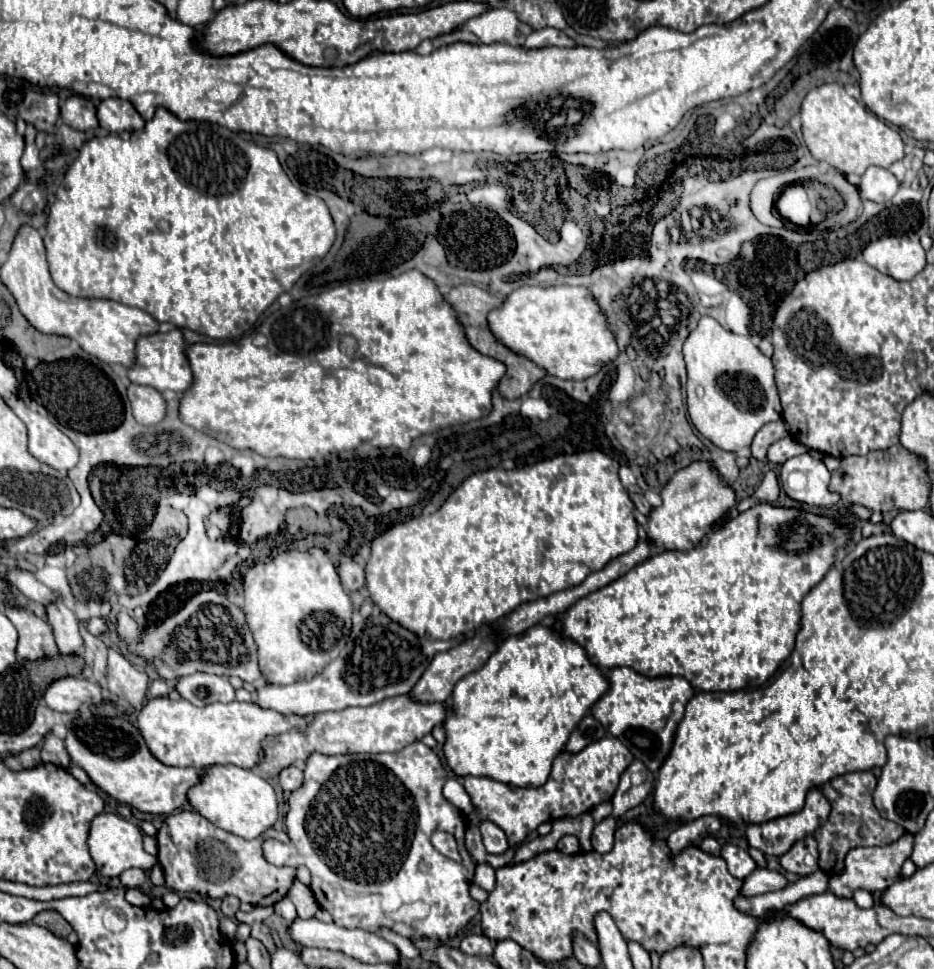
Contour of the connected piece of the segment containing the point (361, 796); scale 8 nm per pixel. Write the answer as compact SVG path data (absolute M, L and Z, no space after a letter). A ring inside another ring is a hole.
M414 741L396 753L352 753L336 757L312 753L306 759L304 783L300 789L292 791L288 799L290 809L284 823L290 837L290 855L266 855L266 861L278 867L298 863L306 865L312 873L310 889L318 905L326 909L340 927L372 933L380 927L390 927L400 935L428 937L446 943L478 913L480 907L480 903L470 897L476 861L464 845L466 815L444 799L442 787L446 779L448 773L440 757L422 741ZM434 829L446 829L456 837L462 863L444 857L432 847L430 835ZM418 901L428 905L428 915L424 919L414 919L410 925L404 925L390 917L390 913L400 907Z

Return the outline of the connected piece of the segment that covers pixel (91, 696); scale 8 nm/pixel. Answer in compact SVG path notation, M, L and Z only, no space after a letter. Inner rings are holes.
M62 677L56 679L44 691L44 703L62 713L76 711L82 703L100 703L102 691L96 683L90 683L84 677Z

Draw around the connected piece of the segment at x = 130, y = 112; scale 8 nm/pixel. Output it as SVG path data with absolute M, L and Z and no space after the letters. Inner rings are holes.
M104 99L96 109L100 127L108 133L122 133L122 131L138 131L144 127L144 119L132 107L130 101L122 99Z

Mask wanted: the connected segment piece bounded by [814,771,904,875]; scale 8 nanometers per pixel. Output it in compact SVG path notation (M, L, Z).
M856 771L846 773L830 779L822 785L822 793L832 805L830 817L820 829L816 829L814 837L818 841L820 849L820 869L828 875L836 875L844 867L844 857L854 847L866 847L866 845L890 845L898 841L904 835L904 829L884 817L876 811L872 803L872 791L876 787L876 777L870 771Z

